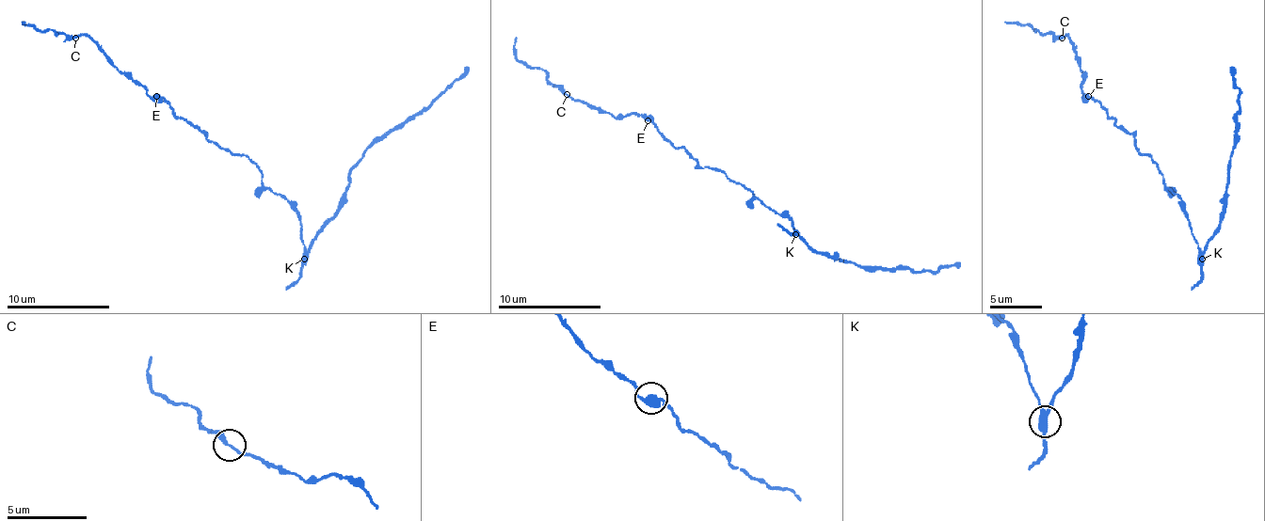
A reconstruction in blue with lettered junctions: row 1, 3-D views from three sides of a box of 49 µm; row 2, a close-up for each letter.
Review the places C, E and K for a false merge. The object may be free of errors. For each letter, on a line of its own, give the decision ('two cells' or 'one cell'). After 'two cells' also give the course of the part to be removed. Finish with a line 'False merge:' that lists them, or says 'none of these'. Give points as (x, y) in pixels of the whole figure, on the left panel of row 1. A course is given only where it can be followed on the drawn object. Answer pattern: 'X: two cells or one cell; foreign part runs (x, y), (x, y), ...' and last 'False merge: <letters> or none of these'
C: one cell
E: one cell
K: two cells; foreign part runs (303, 259), (312, 238), (337, 210), (350, 168), (368, 148), (425, 112), (469, 68)
False merge: K

